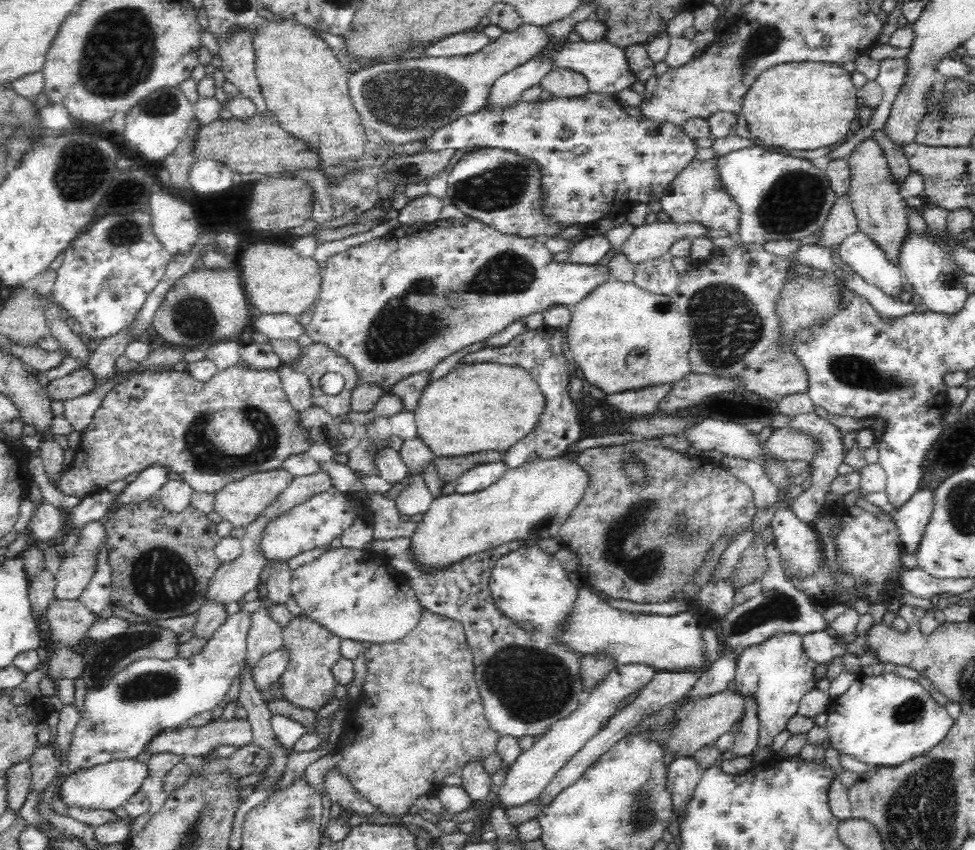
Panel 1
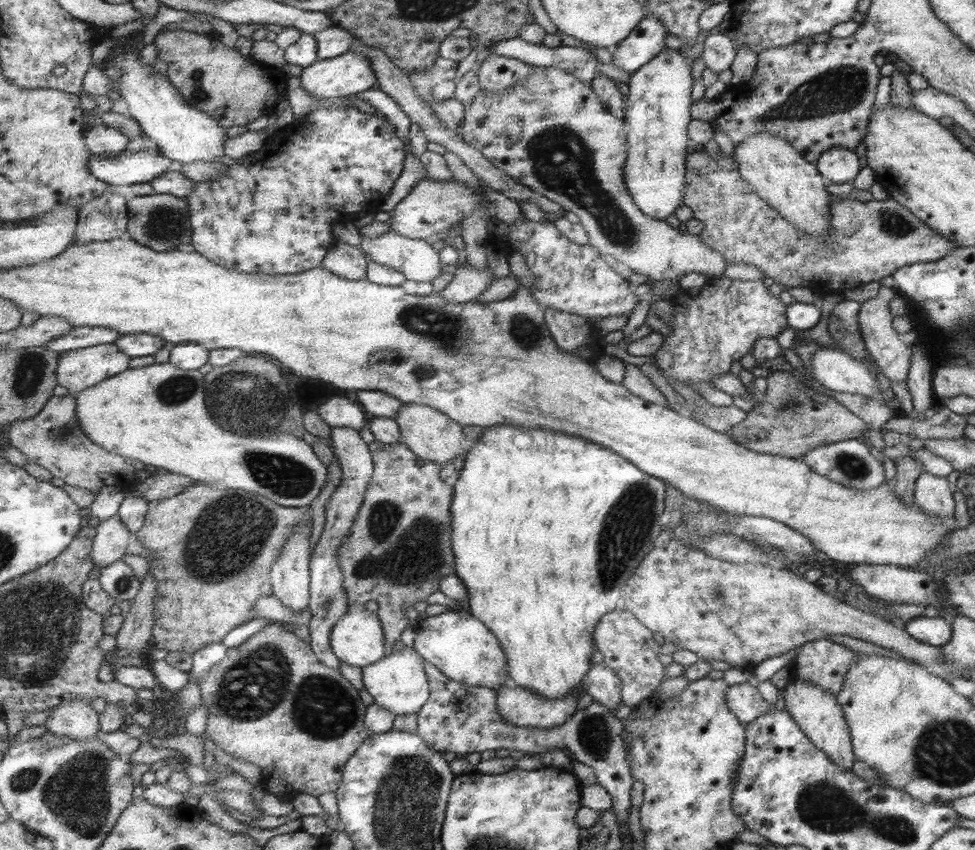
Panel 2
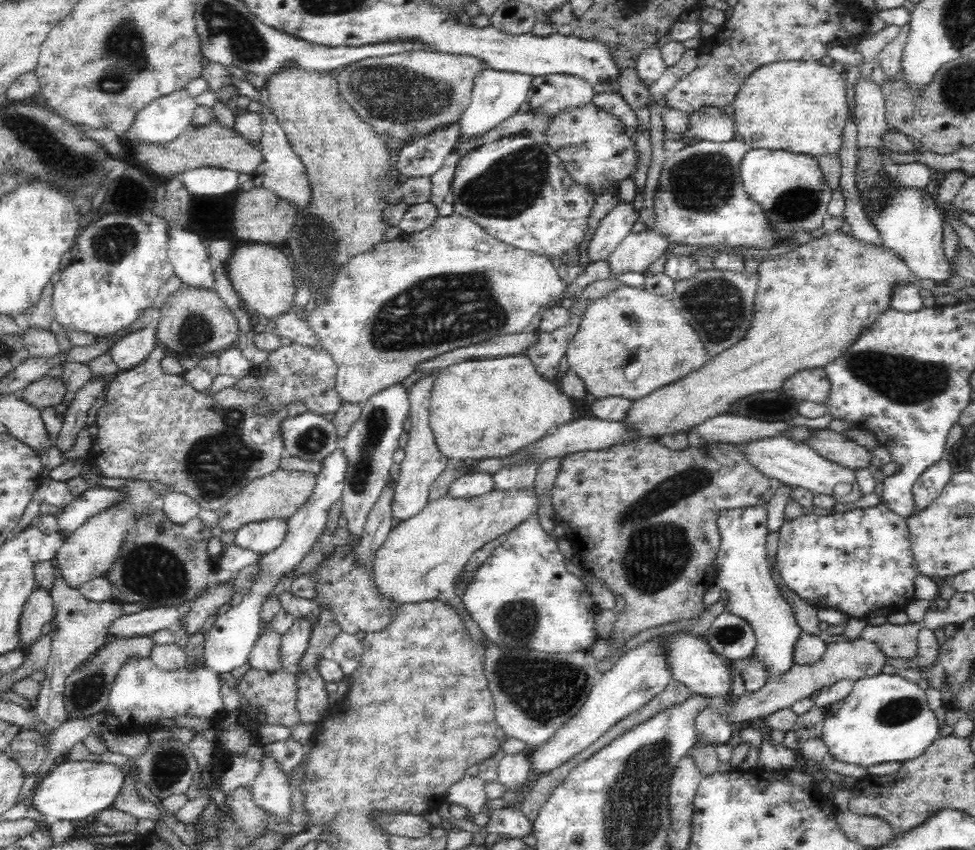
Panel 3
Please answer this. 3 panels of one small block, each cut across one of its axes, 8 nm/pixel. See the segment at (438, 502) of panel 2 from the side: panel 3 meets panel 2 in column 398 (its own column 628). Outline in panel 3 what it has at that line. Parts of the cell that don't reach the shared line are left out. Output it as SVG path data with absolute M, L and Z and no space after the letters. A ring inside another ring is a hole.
M644 436L638 442L630 442L630 444L622 444L622 446L612 446L608 450L586 450L586 452L574 452L570 456L564 456L562 460L562 468L560 474L554 482L554 492L552 492L552 506L554 506L554 524L564 528L564 538L568 542L572 542L578 560L582 564L582 570L588 572L592 578L596 576L598 580L602 580L608 588L612 588L612 592L620 594L624 600L624 608L622 612L614 612L614 628L610 634L610 654L606 658L612 658L612 654L620 654L620 648L626 646L626 642L630 642L634 636L638 636L640 632L646 632L650 628L658 628L658 626L666 626L672 622L680 622L680 620L696 620L704 610L704 596L706 592L716 586L716 578L718 578L718 552L722 546L722 528L718 526L722 514L726 510L740 510L746 506L756 506L756 504L768 504L772 500L772 496L776 494L776 490L782 488L782 484L778 484L776 480L766 478L764 474L760 474L758 470L754 470L742 456L740 452L732 446L732 444L714 444L714 442L706 442L702 448L686 448L680 452L674 452L666 446L662 446L656 438Z

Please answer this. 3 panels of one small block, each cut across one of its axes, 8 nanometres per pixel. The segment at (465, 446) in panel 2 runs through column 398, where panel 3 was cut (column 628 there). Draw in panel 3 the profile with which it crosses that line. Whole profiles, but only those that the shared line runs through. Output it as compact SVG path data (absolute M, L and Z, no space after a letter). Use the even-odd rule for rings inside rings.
M842 232L818 234L808 244L802 244L790 254L778 256L774 260L760 260L758 268L760 284L754 304L756 320L752 330L748 332L748 338L744 338L732 350L726 350L720 358L714 358L702 368L690 372L682 380L636 400L628 412L628 424L640 426L644 434L660 434L658 438L662 438L664 434L678 434L694 424L702 424L708 418L728 414L730 406L740 398L756 392L776 392L790 374L806 368L822 368L832 358L836 358L840 350L848 346L862 328L870 326L876 320L878 312L890 308L890 290L896 282L916 282L914 276L908 272L908 266L904 266L904 262L900 262L892 254L892 250L886 250L884 254L866 250L862 244L854 242L852 236L846 236Z

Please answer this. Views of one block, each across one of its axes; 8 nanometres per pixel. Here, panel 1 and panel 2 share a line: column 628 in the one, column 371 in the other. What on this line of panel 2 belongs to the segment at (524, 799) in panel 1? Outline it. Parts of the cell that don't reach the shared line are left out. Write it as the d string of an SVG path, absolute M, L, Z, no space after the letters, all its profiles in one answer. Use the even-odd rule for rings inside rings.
M409 648L401 652L393 652L389 658L383 658L381 662L363 668L363 682L365 682L365 690L373 696L373 700L379 706L395 712L397 716L421 714L425 704L431 700L431 690L433 690L421 654Z

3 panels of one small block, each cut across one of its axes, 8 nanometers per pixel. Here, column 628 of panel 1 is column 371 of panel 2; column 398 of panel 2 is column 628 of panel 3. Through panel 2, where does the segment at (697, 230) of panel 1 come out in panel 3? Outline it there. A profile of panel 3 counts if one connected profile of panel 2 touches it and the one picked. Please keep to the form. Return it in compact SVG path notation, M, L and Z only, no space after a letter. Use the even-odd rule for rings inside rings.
M660 230L626 234L620 246L610 254L610 258L606 258L610 264L612 276L620 276L626 272L646 274L648 266L656 262L662 254L666 254L666 248L670 244L672 244L670 236Z

